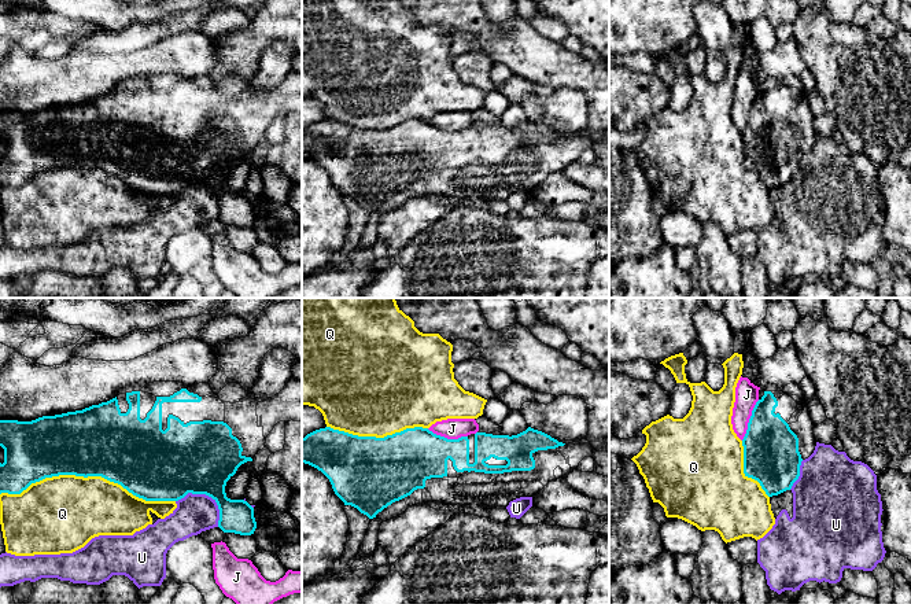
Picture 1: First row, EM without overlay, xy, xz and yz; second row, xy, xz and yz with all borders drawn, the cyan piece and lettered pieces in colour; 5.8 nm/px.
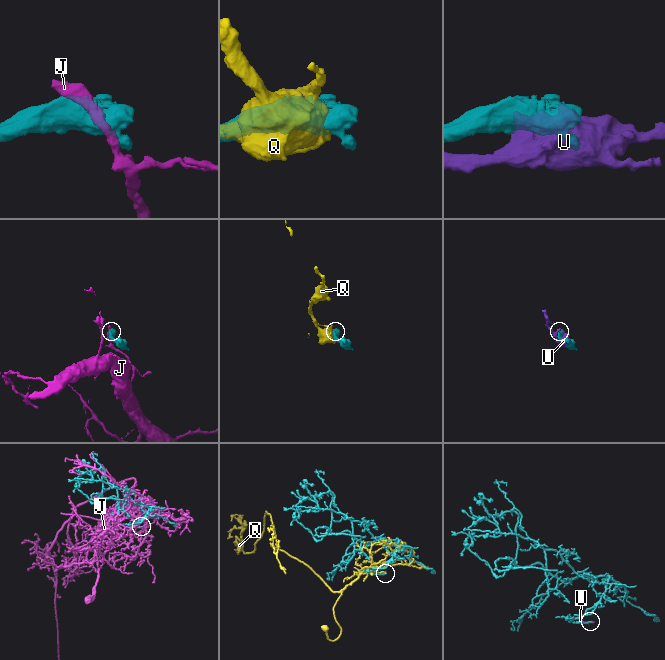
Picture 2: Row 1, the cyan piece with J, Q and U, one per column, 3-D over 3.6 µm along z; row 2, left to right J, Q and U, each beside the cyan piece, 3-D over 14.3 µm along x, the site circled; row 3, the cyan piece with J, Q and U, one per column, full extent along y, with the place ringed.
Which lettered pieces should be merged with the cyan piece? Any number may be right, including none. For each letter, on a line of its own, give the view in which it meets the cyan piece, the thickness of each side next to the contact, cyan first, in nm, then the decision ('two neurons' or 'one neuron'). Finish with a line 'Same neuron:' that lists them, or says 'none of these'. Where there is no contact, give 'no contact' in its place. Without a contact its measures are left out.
J: contact in yz; calibres 320 and 140 nm; two neurons
Q: contact in xy; calibres 420 and 420 nm; two neurons
U: contact in xy; calibres 420 and 220 nm; two neurons
Same neuron: none of these

